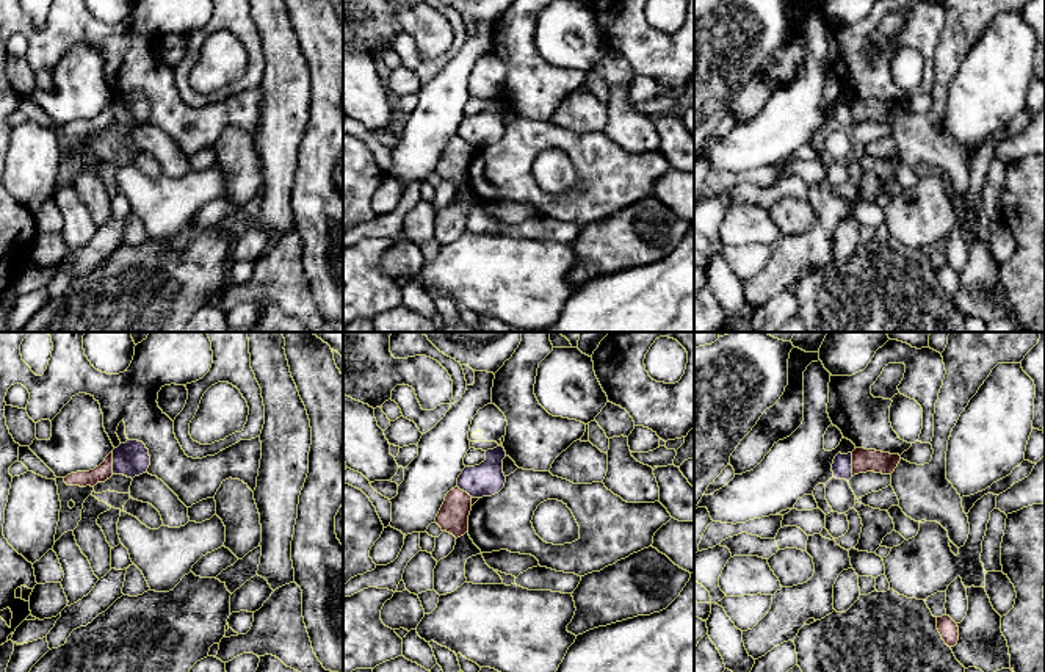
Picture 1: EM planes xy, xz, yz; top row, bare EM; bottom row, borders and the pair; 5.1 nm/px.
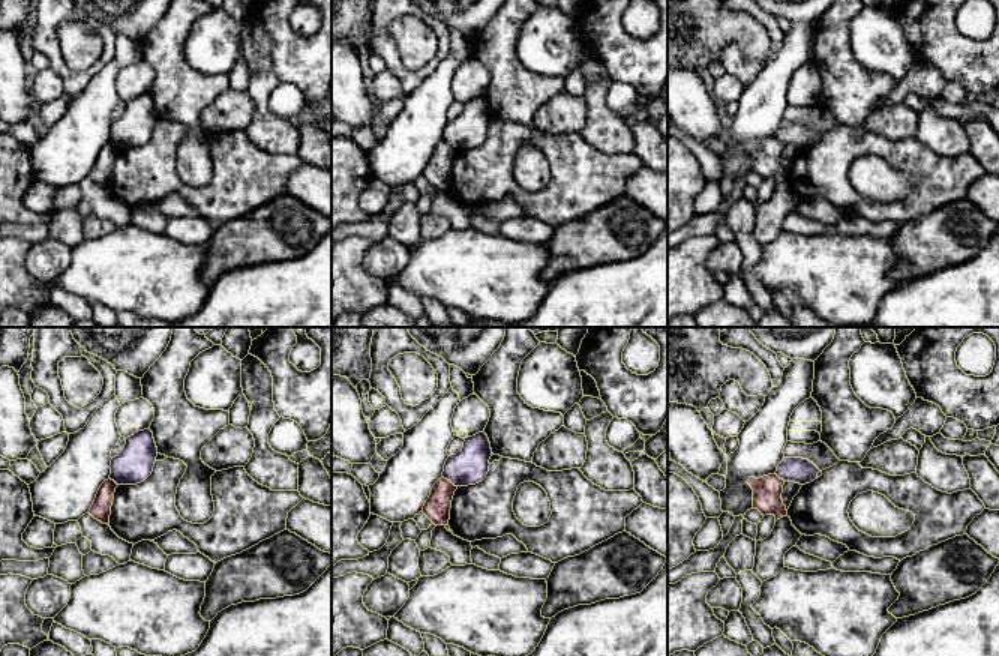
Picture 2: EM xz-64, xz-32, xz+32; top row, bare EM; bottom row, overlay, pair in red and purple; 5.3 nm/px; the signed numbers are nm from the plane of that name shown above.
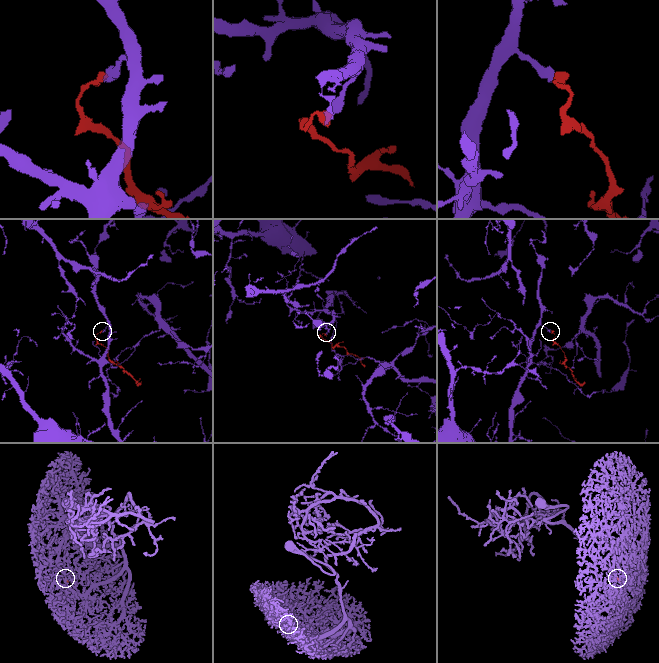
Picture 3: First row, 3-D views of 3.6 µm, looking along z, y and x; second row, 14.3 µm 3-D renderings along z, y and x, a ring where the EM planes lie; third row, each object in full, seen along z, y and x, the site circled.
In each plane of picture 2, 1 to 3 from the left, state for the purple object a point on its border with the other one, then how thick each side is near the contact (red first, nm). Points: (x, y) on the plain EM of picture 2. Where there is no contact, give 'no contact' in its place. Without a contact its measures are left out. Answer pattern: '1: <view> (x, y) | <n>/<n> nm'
1: xz-64 (114, 146) | 110/200 nm
2: xz-32 (449, 144) | 140/200 nm
3: xz+32 (779, 141) | 160/140 nm

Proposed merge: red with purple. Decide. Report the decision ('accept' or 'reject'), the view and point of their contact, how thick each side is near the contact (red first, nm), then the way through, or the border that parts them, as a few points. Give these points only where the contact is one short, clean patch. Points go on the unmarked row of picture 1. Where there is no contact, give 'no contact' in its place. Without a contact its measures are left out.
reject; meets red in xy at (112, 112); 90 nm thick on the red side, 180 nm on the other; border along xy (112, 101), (113, 122)

